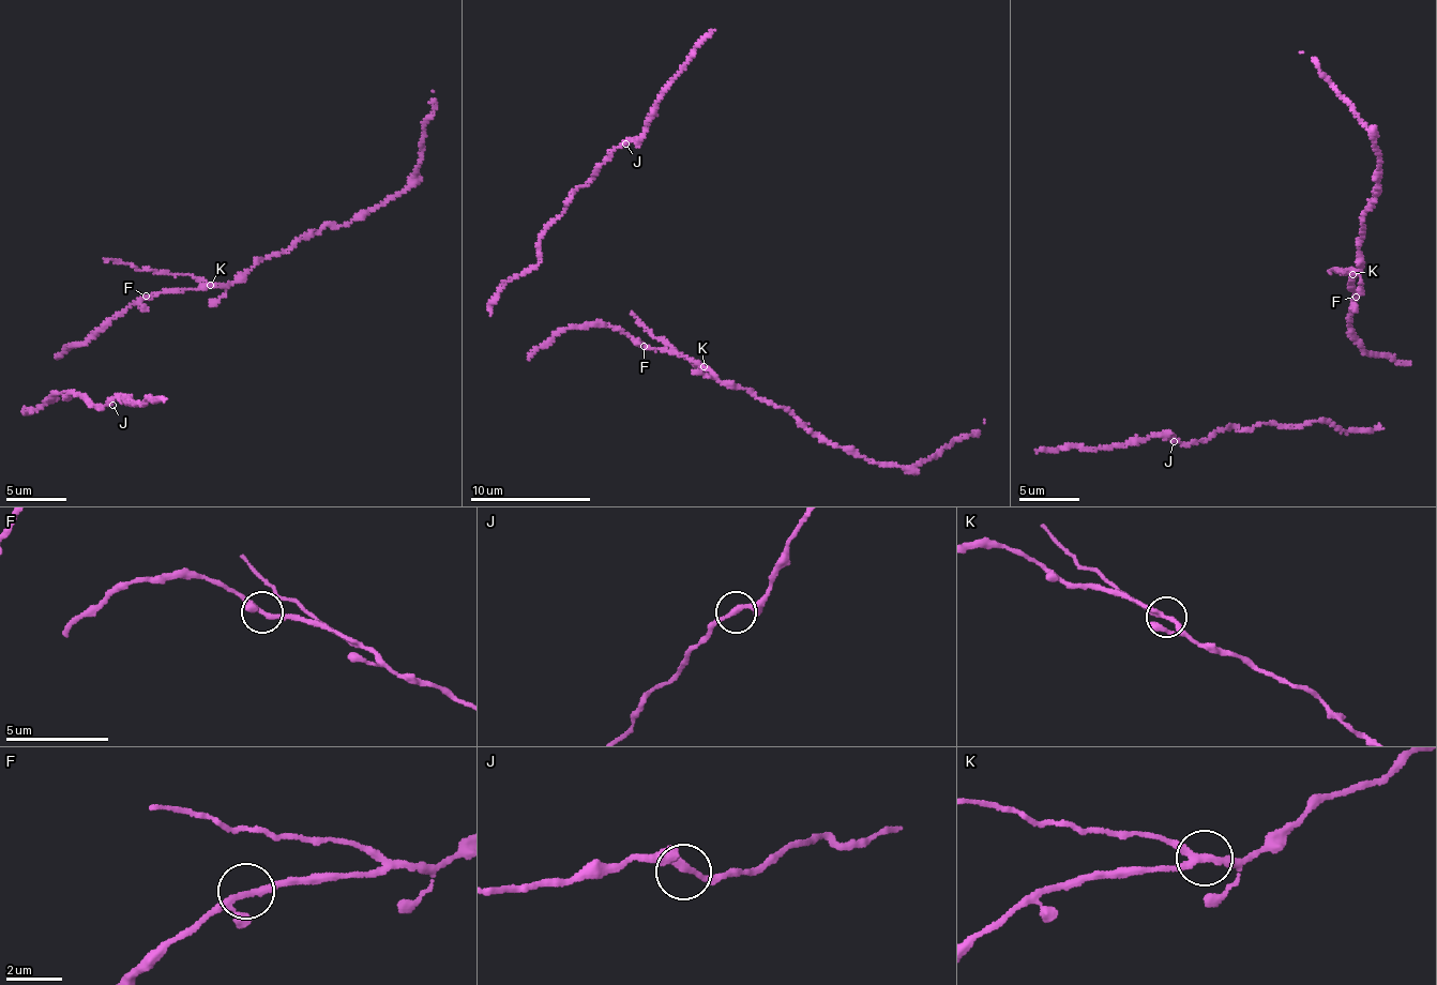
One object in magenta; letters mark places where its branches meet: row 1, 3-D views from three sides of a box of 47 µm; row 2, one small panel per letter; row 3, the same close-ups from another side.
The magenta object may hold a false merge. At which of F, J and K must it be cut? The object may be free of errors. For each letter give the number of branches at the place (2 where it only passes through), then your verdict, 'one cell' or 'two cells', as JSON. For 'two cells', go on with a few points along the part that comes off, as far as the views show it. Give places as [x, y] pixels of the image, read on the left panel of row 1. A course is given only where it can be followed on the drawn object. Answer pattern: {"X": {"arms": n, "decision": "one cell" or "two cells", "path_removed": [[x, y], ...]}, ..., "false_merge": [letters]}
{"F": {"arms": 3, "decision": "one cell"}, "J": {"arms": 2, "decision": "one cell"}, "K": {"arms": 3, "decision": "two cells", "path_removed": [[210, 284], [190, 275], [147, 271], [104, 259]]}, "false_merge": ["K"]}

